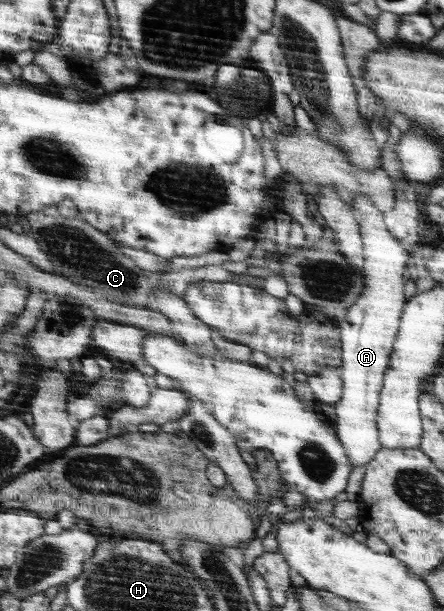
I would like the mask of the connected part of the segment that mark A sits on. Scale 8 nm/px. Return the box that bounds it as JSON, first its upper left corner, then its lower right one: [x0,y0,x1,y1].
[333,194,414,470]

